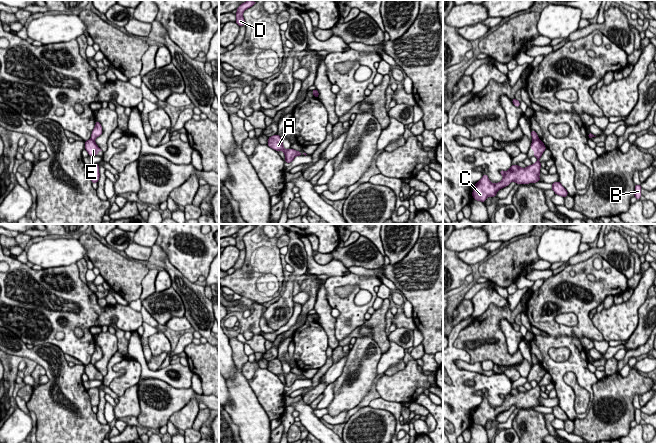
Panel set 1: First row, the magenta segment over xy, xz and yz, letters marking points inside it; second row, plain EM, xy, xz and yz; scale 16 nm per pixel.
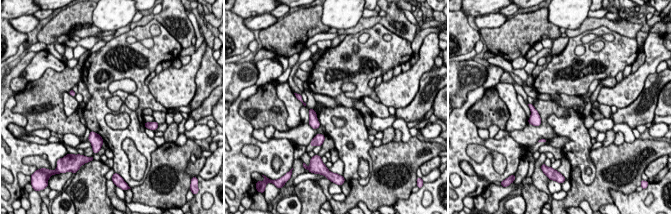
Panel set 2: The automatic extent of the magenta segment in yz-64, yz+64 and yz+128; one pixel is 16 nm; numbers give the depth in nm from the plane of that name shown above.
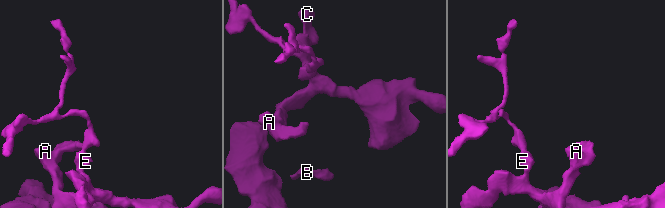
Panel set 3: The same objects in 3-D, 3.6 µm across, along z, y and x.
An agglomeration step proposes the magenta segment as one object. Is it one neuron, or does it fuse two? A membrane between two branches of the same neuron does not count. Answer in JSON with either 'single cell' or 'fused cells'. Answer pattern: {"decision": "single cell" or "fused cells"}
{"decision": "fused cells"}

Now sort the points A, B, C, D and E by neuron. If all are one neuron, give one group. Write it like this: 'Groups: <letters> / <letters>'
Groups: A B C E / D

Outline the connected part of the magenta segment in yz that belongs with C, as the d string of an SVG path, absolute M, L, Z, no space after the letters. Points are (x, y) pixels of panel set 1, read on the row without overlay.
M533 364L530 373L534 374L534 380L537 382L537 386L526 392L521 392L518 389L512 389L508 395L500 394L500 398L503 399L503 404L499 407L491 407L486 398L479 404L474 410L472 416L473 423L485 426L486 422L491 420L495 421L496 417L503 411L508 410L512 405L516 408L528 408L536 407L540 405L539 398L541 387L539 386L546 370L541 364Z

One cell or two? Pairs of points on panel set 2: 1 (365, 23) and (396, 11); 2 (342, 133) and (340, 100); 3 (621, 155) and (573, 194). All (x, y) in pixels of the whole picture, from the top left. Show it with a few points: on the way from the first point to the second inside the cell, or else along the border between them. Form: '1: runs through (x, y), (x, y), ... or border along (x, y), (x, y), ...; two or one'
1: runs through (373, 20), (388, 19); one
2: border along (327, 106), (351, 106), (353, 108); two
3: runs through (607, 167), (600, 170), (599, 181), (587, 192); one

